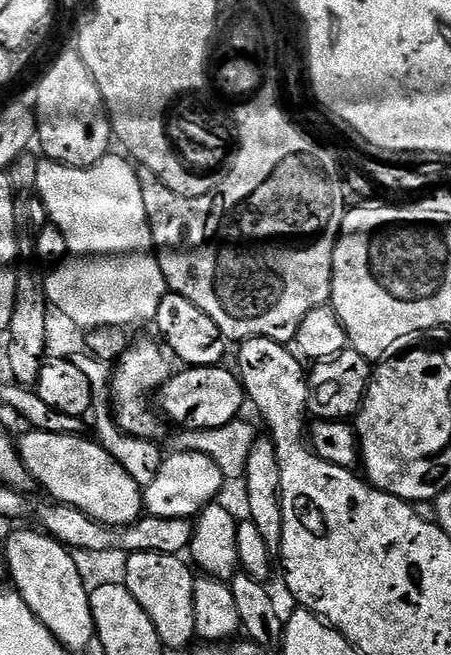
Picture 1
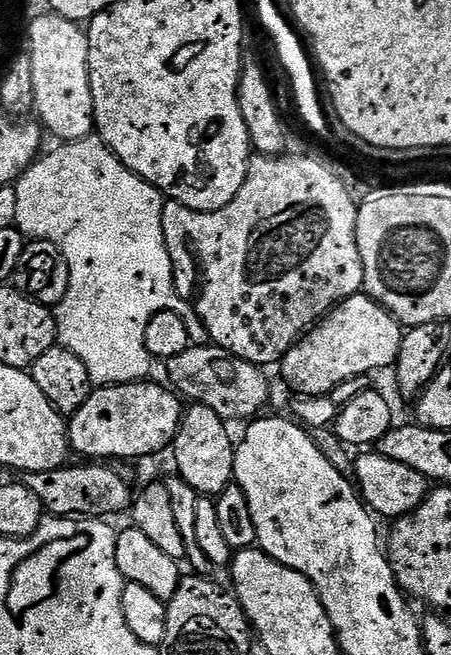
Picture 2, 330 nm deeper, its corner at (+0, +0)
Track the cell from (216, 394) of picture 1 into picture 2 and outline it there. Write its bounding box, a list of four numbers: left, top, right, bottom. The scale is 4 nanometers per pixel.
[67,383,186,462]

